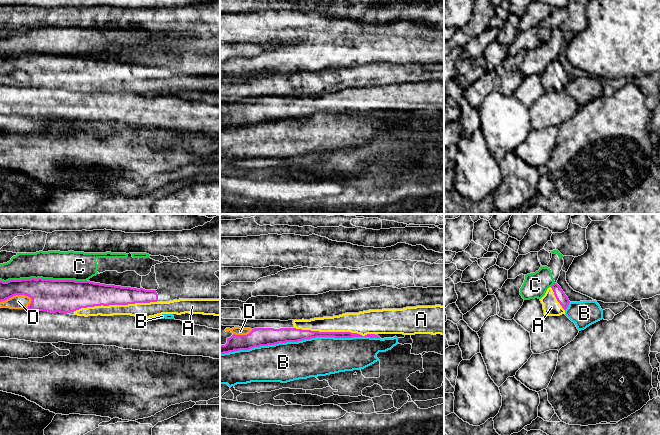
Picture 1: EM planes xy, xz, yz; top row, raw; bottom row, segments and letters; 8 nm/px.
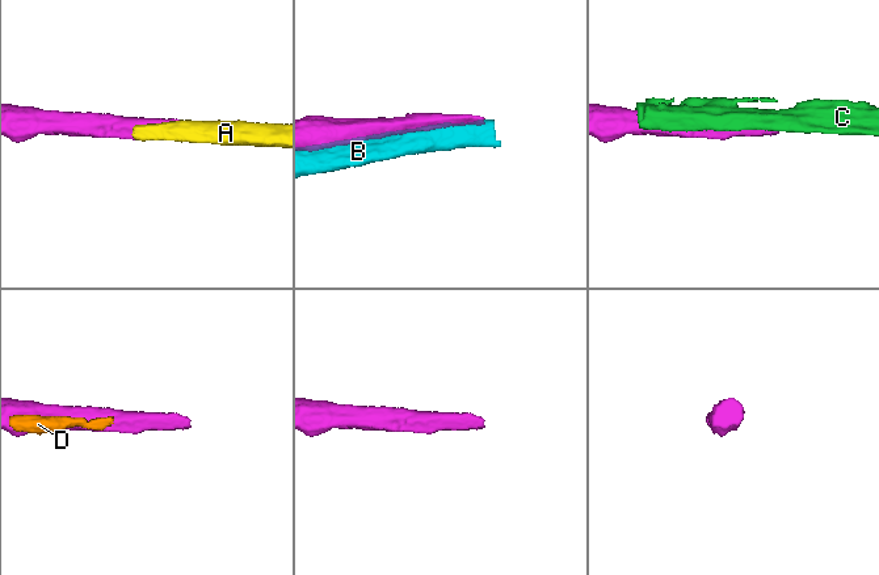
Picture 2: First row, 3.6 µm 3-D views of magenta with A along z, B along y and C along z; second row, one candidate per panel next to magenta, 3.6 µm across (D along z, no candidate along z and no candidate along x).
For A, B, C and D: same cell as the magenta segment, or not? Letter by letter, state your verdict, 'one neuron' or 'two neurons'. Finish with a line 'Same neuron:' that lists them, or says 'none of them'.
A: one neuron
B: two neurons
C: two neurons
D: two neurons
Same neuron: A

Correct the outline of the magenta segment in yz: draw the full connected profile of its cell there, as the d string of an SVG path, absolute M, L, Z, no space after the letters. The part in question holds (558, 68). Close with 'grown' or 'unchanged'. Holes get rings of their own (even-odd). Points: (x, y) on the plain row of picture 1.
M554 59L547 65L540 77L543 80L545 92L560 92L565 90L565 86L570 79L568 73L557 59Z; grown

